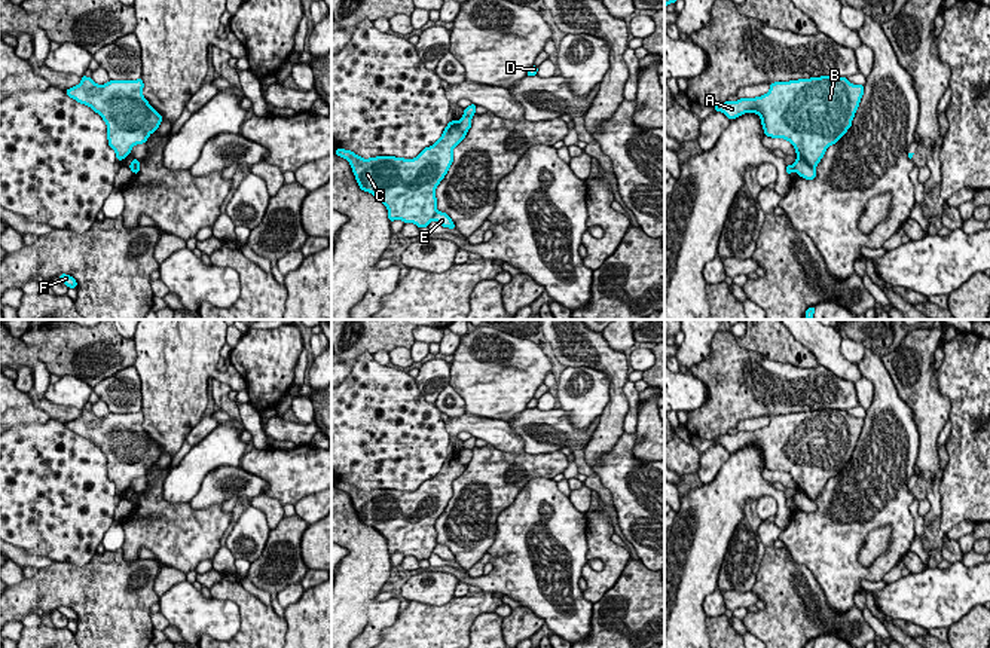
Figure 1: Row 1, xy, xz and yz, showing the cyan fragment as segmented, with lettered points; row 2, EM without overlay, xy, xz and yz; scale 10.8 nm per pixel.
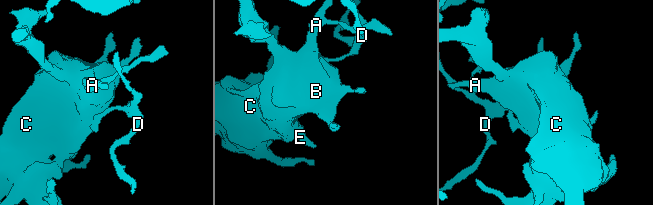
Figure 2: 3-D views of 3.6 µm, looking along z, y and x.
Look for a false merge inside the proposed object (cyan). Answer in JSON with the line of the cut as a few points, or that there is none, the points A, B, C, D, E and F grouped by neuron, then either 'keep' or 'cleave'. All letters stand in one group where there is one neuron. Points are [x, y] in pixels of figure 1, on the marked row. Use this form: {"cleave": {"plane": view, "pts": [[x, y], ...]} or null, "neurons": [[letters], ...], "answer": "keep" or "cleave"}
{"cleave": {"plane": "xy", "pts": [[138, 161], [133, 171]]}, "neurons": [["A", "B", "C", "E", "F"], ["D"]], "answer": "cleave"}

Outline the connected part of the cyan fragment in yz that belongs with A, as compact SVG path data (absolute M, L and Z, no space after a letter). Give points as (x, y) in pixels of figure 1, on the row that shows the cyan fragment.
M821 76L774 82L761 97L725 101L714 108L730 120L757 113L767 137L783 138L794 146L794 171L806 180L815 180L815 168L826 149L852 126L864 89L847 77Z

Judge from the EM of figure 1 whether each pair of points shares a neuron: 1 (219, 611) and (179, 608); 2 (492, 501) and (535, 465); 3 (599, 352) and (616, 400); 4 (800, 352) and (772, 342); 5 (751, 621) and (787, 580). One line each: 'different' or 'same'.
1: same
2: same
3: same
4: same
5: same

